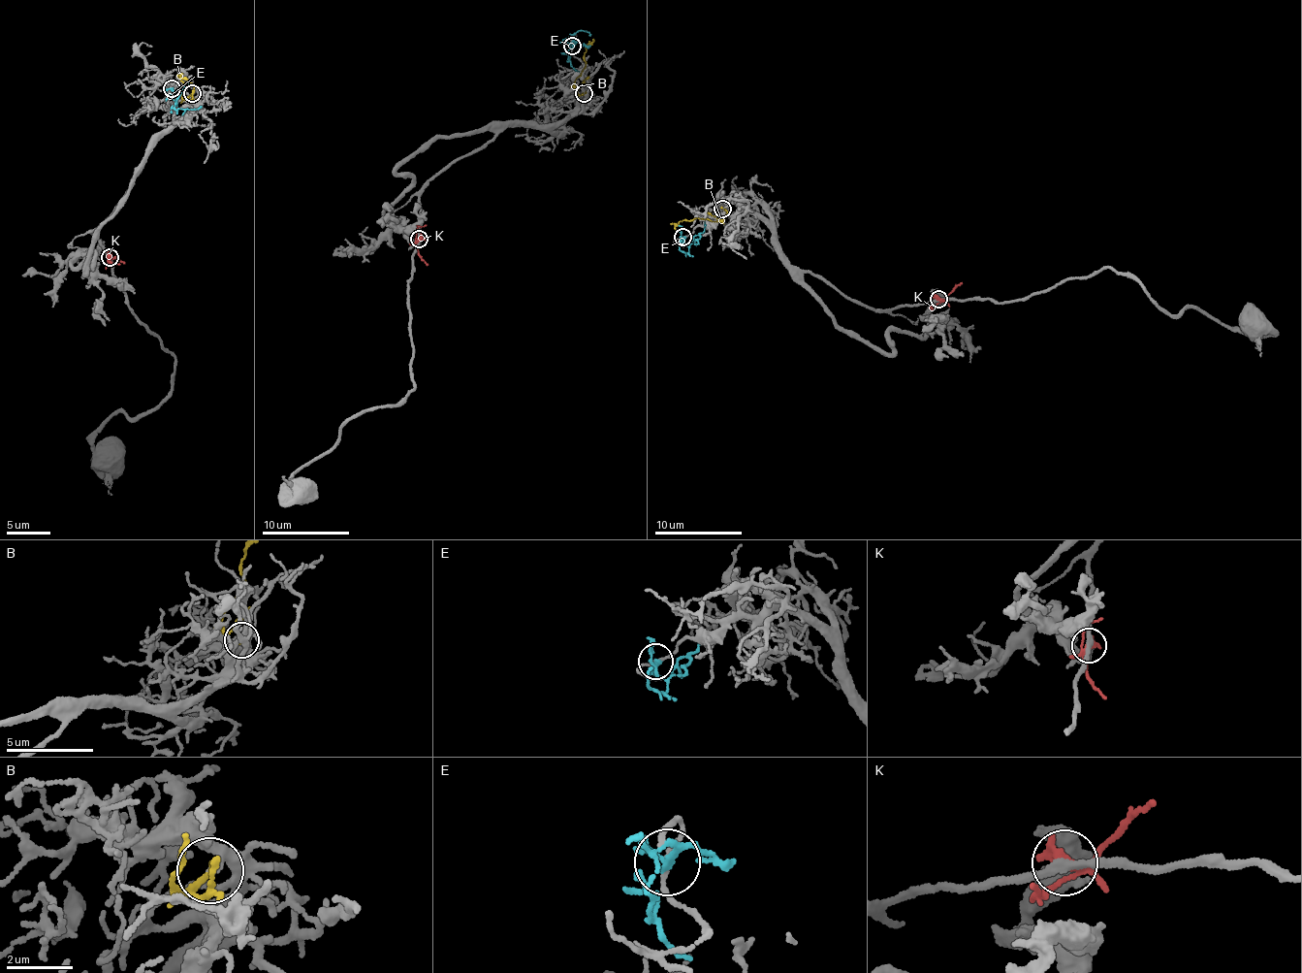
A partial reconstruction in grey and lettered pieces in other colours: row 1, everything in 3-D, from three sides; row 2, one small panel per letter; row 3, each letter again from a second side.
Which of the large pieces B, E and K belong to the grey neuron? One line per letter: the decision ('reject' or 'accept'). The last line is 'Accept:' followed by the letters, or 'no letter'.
B: accept
E: reject
K: reject
Accept: B

